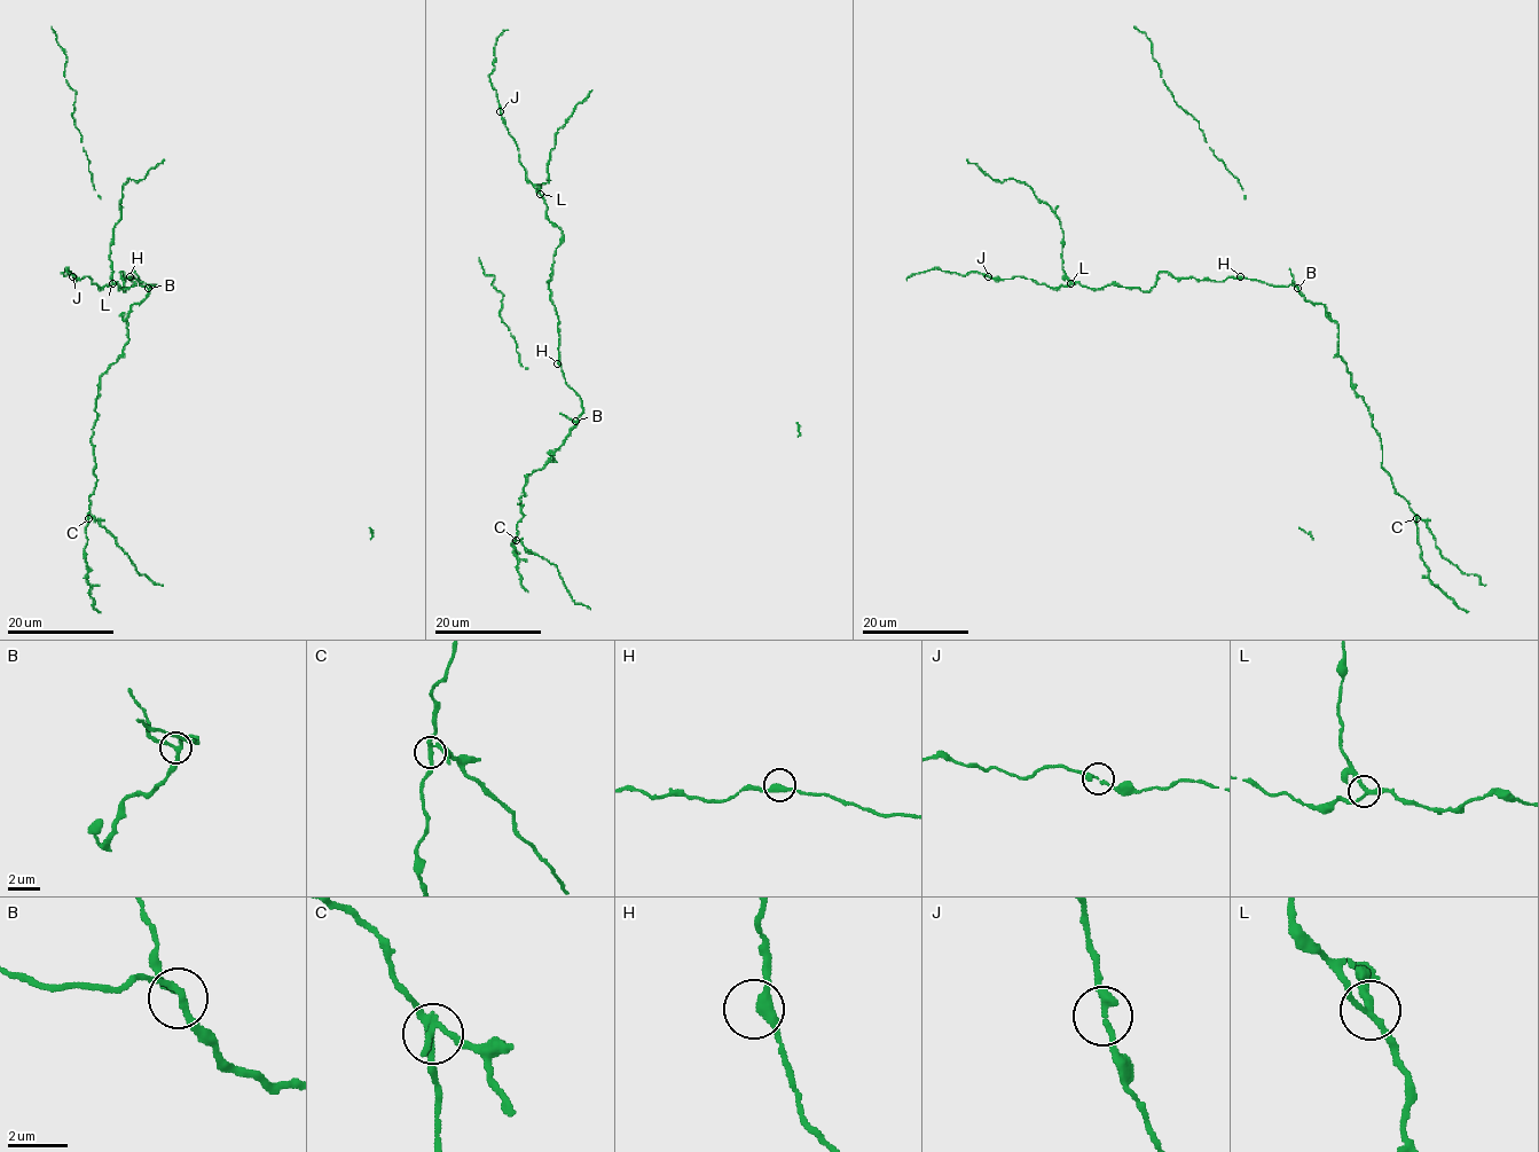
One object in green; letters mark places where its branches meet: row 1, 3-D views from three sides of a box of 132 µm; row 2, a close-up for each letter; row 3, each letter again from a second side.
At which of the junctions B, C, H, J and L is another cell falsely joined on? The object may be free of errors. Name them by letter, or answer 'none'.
C

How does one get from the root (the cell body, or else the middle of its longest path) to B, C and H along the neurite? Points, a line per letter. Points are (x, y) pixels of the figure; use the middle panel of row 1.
B: (538, 470), (556, 462), (554, 454), (575, 421)
C: (538, 470), (525, 479), (524, 495), (518, 503), (523, 504), (524, 515), (516, 527), (516, 540)
H: (538, 470), (556, 462), (554, 454), (582, 412), (581, 398), (566, 383), (557, 363)

